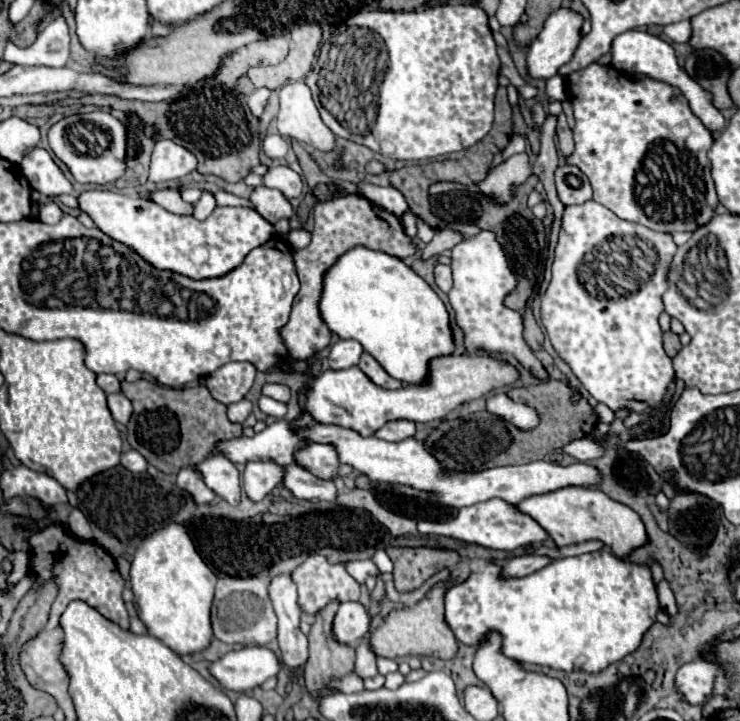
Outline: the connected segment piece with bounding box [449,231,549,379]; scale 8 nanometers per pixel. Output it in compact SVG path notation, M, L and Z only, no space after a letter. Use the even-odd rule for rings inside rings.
M479 231L473 237L463 239L451 249L453 287L449 291L449 303L455 311L455 321L463 331L465 353L511 353L535 379L547 379L549 373L529 349L523 339L523 317L517 311L505 307L505 297L515 291L517 275L509 267L509 259L491 231Z

